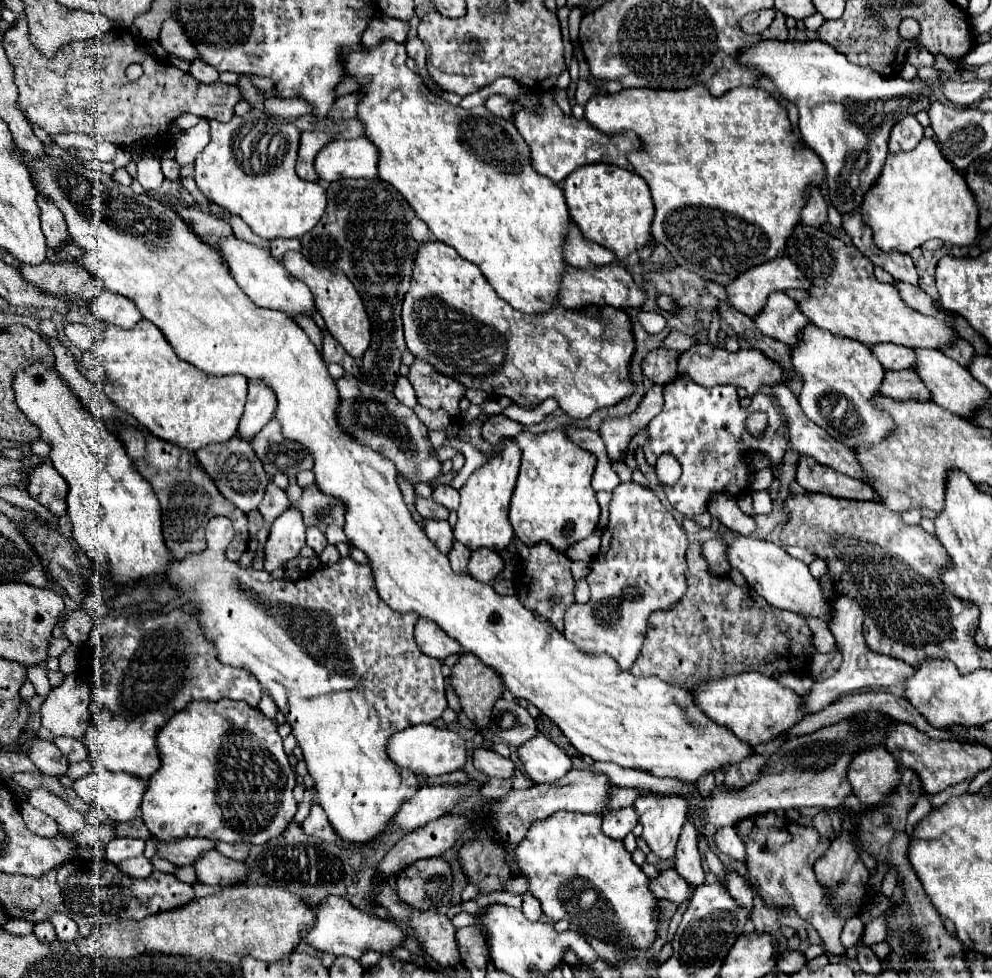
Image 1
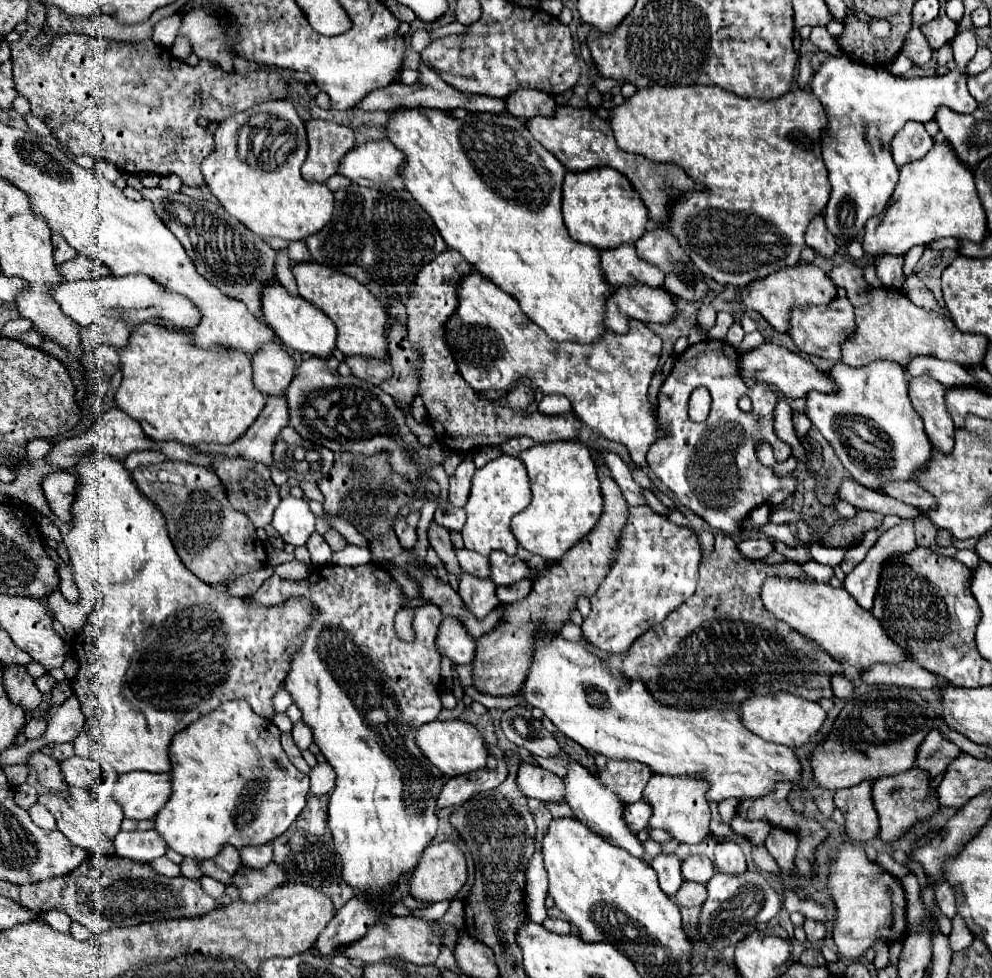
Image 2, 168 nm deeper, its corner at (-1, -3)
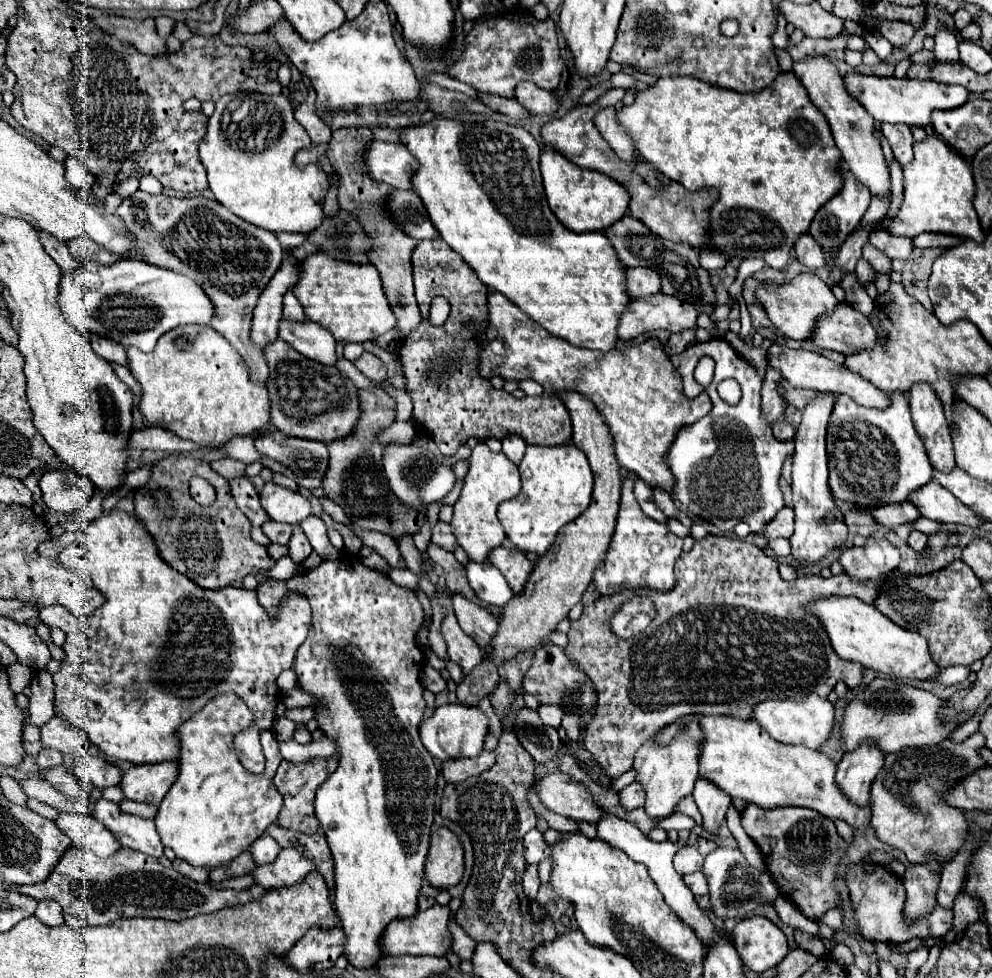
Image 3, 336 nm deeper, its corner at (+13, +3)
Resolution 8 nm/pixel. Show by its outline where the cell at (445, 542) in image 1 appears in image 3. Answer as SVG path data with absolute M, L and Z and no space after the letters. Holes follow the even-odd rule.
M470 561L466 565L466 573L468 573L470 587L474 589L478 599L482 599L490 605L500 605L502 607L514 597L514 593L510 589L510 585L506 583L504 575L492 563Z

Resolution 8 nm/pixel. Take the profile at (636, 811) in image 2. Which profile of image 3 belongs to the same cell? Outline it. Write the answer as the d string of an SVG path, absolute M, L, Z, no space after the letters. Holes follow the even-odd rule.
M632 783L632 785L628 785L628 787L624 787L620 791L620 799L622 799L622 805L626 809L636 809L636 807L644 805L646 793L644 793L644 789L642 789L640 783Z

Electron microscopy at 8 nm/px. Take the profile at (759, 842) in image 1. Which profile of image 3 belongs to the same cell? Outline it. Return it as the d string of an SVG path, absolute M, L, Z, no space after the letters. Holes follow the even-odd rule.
M858 865L858 871L852 871L848 877L848 887L852 895L852 903L856 909L856 921L860 927L860 935L870 939L870 941L882 941L882 943L906 943L914 937L944 937L952 929L952 909L944 909L938 903L934 909L914 921L912 925L904 923L904 903L906 903L906 889L900 877L888 873L886 867L882 865ZM864 873L864 875L862 875ZM928 921L928 923L920 923Z

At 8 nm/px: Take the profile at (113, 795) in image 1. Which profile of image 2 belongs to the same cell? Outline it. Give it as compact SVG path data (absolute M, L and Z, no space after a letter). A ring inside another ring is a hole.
M132 771L112 777L106 787L104 779L96 779L90 795L98 799L104 793L118 801L126 819L154 819L170 795L170 775Z

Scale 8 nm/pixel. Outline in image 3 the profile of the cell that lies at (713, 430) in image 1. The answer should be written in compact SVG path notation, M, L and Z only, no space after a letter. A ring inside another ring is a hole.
M710 339L706 343L694 343L684 353L670 357L684 379L686 397L708 393L714 407L712 413L696 421L692 429L680 429L672 449L668 451L668 467L676 477L674 499L696 517L716 525L720 531L732 531L738 523L748 523L752 533L764 535L768 521L784 507L784 495L780 491L780 471L788 455L794 453L794 441L778 441L772 435L770 423L762 415L760 389L762 379L756 369L724 339ZM712 357L716 363L714 379L708 387L702 387L694 379L698 359ZM732 377L740 383L742 399L736 405L728 405L718 393L716 385Z

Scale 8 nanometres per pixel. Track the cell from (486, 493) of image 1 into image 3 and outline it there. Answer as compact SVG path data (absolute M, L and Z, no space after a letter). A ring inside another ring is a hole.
M478 443L472 449L470 471L464 479L460 497L454 505L454 519L452 519L452 531L460 547L470 555L472 561L486 561L488 553L494 547L502 545L506 535L496 517L496 509L502 501L516 497L518 491L520 491L518 467L504 453L494 453L488 449L486 443Z

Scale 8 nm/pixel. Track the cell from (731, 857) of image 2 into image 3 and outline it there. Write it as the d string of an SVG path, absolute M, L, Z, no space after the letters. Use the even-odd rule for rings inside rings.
M704 777L696 779L692 795L694 795L694 801L696 801L702 817L704 817L704 823L702 823L704 829L714 833L718 829L718 825L724 821L726 811L732 803L732 797Z

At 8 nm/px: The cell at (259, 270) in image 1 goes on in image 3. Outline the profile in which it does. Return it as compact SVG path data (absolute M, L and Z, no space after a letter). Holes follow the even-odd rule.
M282 319L280 337L308 359L322 365L336 365L336 341L328 329L316 325L314 321L304 321L304 325L288 325Z

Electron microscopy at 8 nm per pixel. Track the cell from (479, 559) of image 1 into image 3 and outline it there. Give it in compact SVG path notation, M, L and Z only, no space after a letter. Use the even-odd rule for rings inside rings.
M496 547L490 553L488 561L500 569L500 573L506 577L508 585L512 587L512 591L516 595L524 591L524 585L526 585L530 573L534 569L534 563L528 561L522 551L518 551L516 547L512 547L512 549Z

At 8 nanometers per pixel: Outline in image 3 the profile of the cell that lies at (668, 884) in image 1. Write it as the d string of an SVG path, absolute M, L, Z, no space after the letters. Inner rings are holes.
M702 871L686 875L686 887L688 887L694 895L706 895L706 893L710 891L710 889L708 889L708 881L706 881L706 875L704 875Z

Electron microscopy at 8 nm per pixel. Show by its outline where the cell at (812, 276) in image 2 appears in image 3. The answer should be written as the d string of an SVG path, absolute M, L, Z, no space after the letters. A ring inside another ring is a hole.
M802 273L796 279L792 279L788 285L774 285L774 283L764 283L758 291L758 299L762 301L762 307L766 309L770 321L790 339L798 341L808 341L814 335L816 323L822 315L830 315L840 301L834 297L832 289L814 273Z

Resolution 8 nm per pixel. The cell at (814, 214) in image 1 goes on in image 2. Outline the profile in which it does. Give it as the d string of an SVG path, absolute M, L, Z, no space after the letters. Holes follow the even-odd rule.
M816 215L806 229L806 245L810 245L816 253L824 257L832 257L836 251L834 235L828 231L824 215Z

